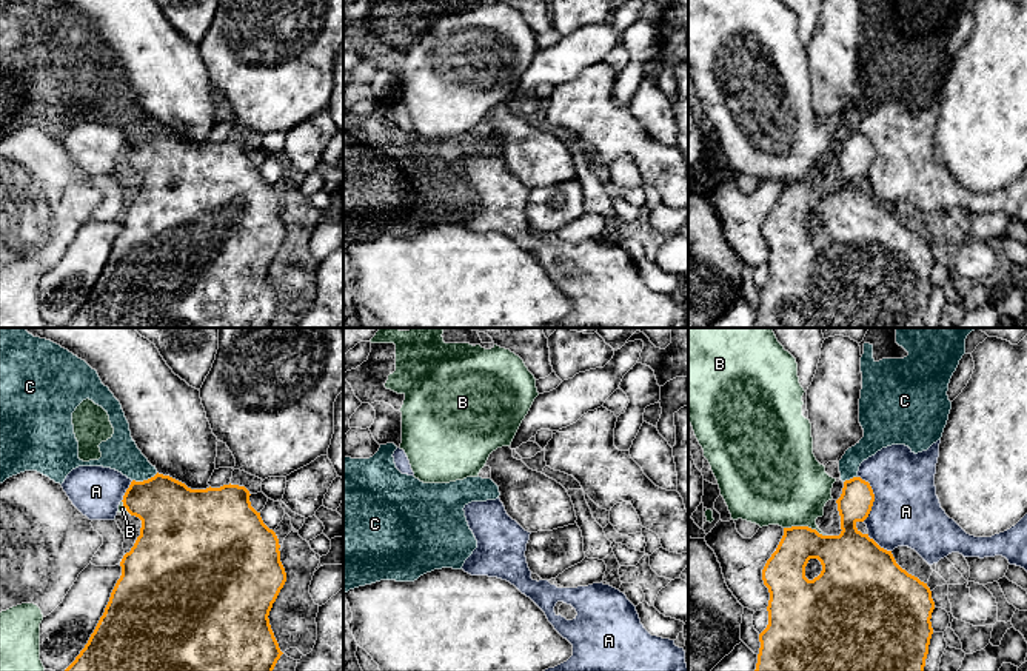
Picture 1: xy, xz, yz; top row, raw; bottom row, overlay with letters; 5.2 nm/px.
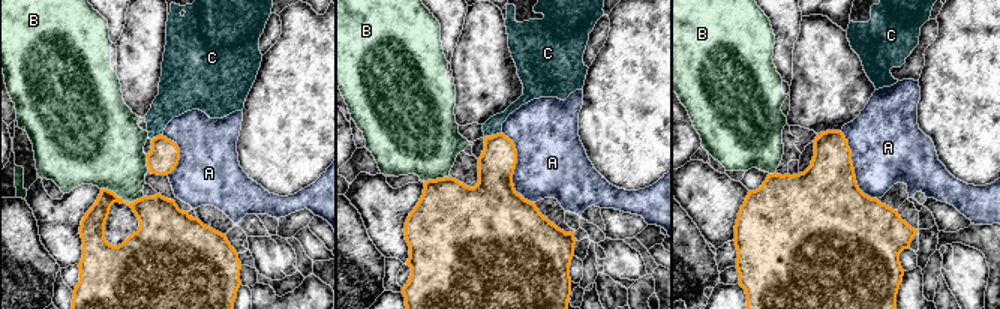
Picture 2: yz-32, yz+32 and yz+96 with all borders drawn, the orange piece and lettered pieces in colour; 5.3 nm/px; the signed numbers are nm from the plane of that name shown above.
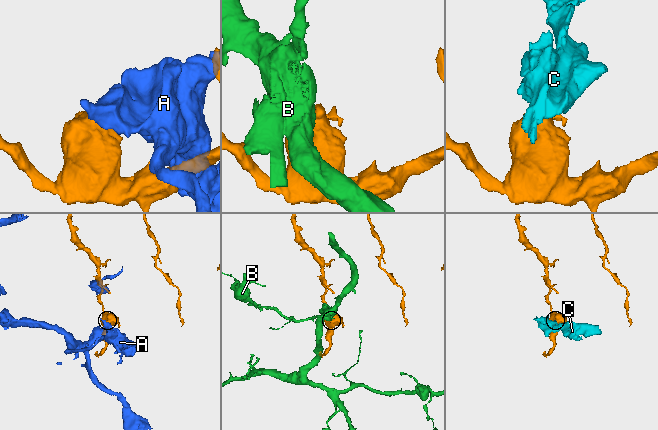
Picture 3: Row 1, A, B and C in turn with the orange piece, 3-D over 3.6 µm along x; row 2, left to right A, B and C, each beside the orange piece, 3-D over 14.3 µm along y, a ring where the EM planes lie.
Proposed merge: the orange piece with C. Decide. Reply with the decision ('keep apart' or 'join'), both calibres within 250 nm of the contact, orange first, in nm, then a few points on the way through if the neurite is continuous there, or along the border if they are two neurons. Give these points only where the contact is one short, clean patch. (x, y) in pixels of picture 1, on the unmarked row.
keep apart | 360/190 nm | along xy (157, 128), (142, 136), (133, 136)

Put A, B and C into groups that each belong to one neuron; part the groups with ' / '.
A / B / C

